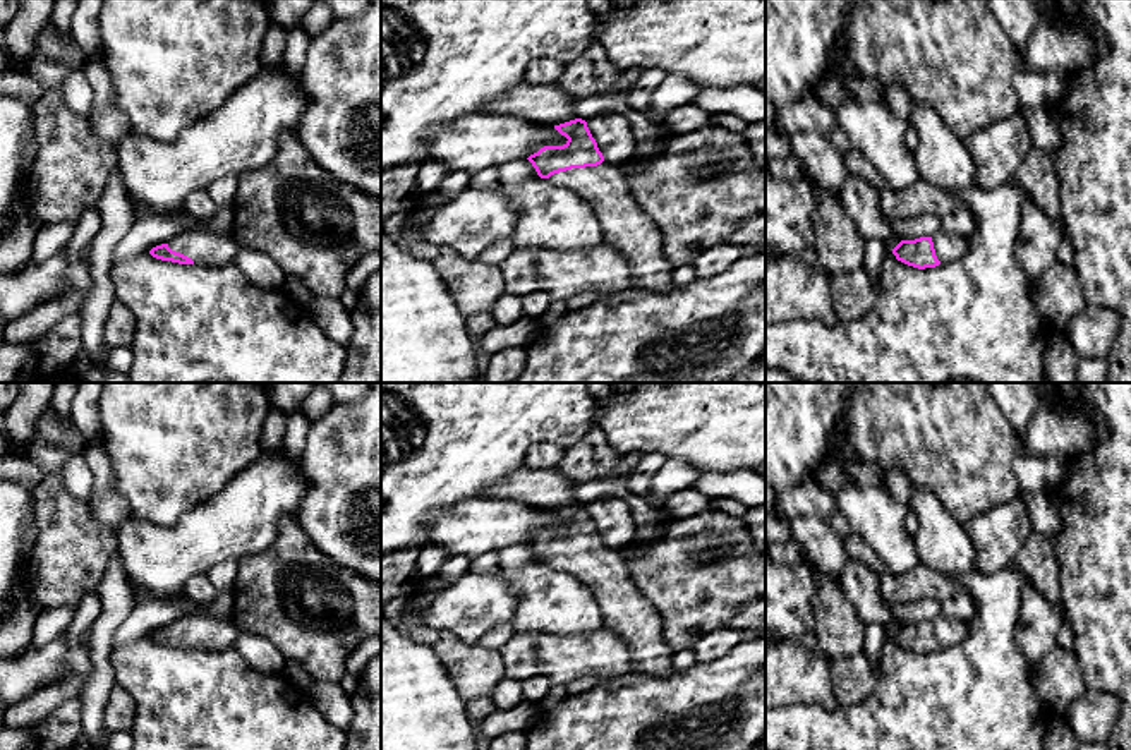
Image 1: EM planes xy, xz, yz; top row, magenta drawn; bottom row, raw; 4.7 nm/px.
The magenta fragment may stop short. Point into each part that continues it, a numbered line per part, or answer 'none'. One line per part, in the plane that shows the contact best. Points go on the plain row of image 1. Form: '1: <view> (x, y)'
1: xz (604, 572)

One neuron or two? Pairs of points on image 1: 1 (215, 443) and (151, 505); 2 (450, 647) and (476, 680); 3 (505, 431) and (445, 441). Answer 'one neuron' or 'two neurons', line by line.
1: one neuron
2: one neuron
3: one neuron

